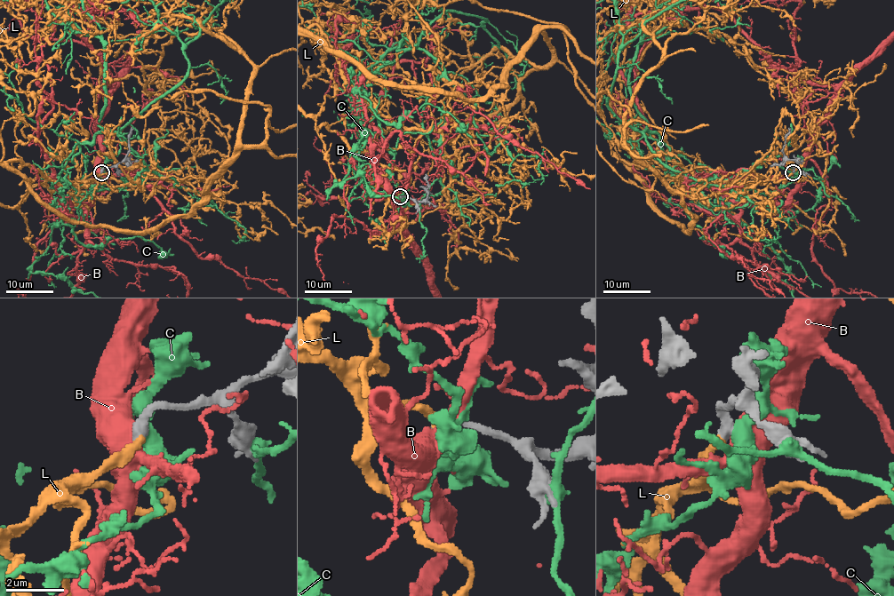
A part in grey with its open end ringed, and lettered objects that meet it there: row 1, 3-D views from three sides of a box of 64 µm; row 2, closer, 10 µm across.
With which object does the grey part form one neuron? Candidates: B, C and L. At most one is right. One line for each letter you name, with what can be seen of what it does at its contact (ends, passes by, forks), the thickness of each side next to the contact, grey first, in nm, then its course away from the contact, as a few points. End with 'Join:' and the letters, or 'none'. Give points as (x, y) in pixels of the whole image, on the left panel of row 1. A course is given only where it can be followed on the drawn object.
L: It ends there. Thickness 400 nm (grey) against 280 nm
Join: L

